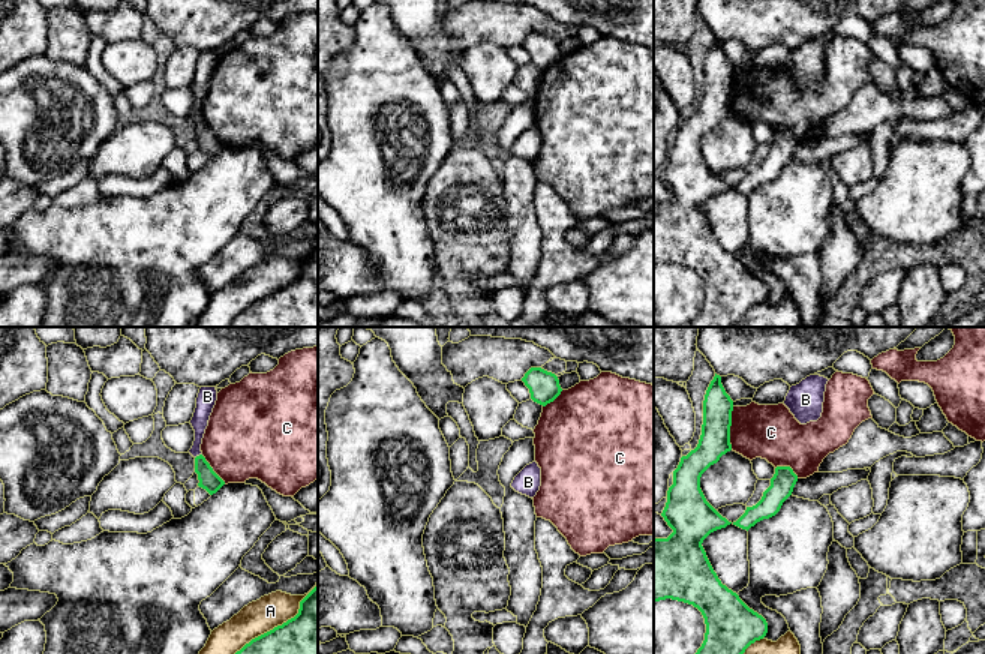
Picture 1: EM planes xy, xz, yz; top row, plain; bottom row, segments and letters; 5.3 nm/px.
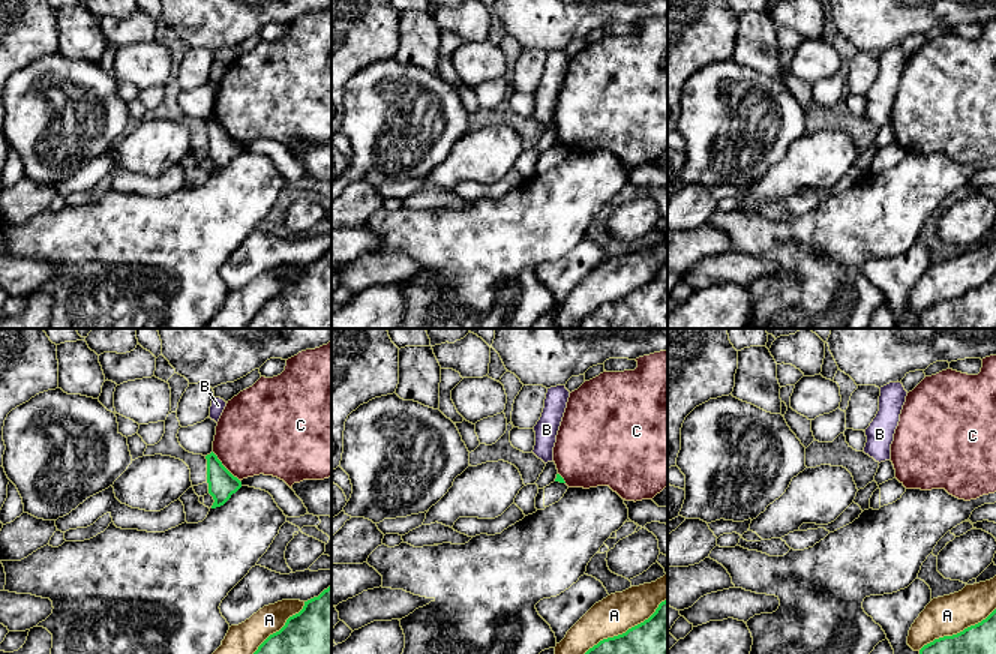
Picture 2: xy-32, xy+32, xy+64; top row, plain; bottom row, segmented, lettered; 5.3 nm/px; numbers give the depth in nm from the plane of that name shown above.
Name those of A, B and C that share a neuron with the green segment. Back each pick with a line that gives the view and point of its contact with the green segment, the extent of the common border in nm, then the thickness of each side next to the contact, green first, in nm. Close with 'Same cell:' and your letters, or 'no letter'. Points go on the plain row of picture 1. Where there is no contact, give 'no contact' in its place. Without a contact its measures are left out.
Same cell: no letter

